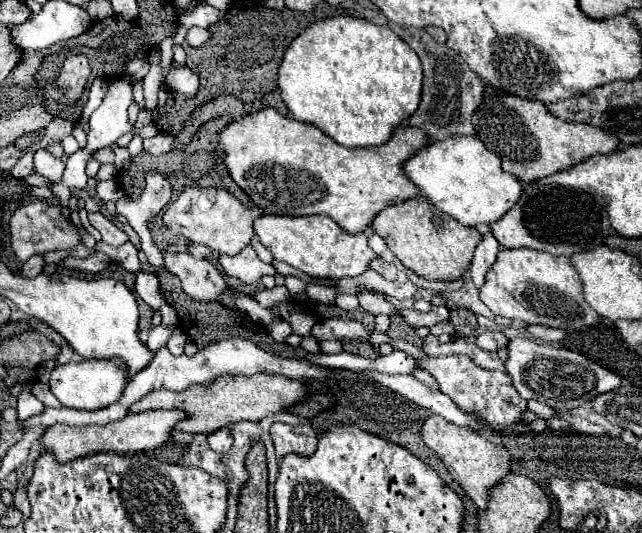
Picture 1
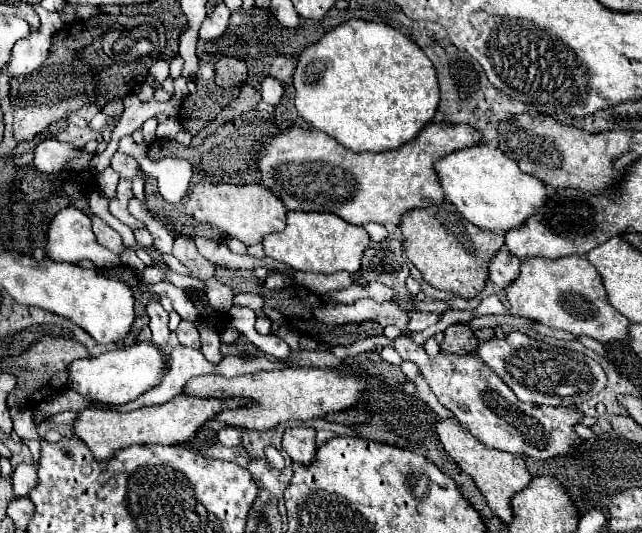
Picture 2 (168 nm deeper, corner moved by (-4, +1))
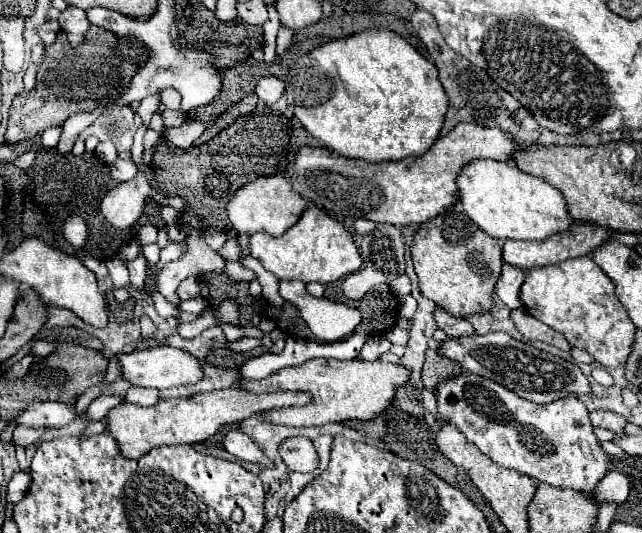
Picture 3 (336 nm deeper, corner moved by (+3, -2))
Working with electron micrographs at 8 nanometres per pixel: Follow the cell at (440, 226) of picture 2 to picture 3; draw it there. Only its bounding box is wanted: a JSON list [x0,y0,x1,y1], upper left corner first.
[410,212,502,318]

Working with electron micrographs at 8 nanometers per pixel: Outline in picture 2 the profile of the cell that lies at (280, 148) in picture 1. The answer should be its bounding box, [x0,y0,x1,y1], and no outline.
[259,123,481,225]

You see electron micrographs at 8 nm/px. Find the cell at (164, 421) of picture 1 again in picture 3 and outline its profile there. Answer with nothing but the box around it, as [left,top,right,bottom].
[106,388,310,458]

